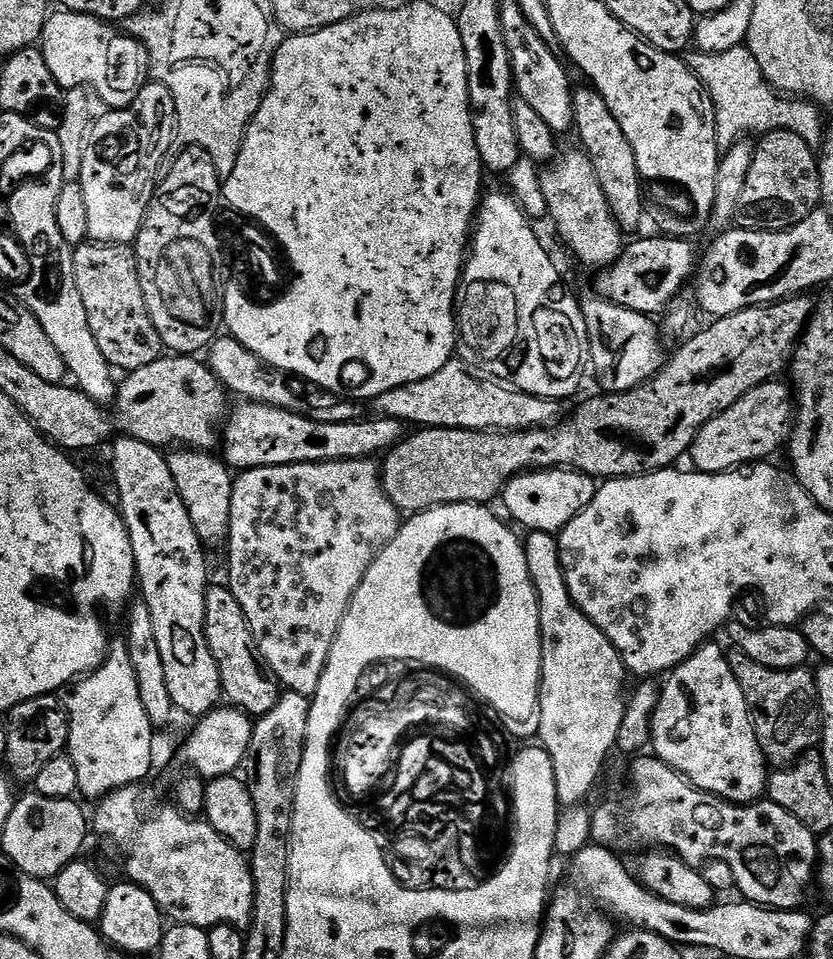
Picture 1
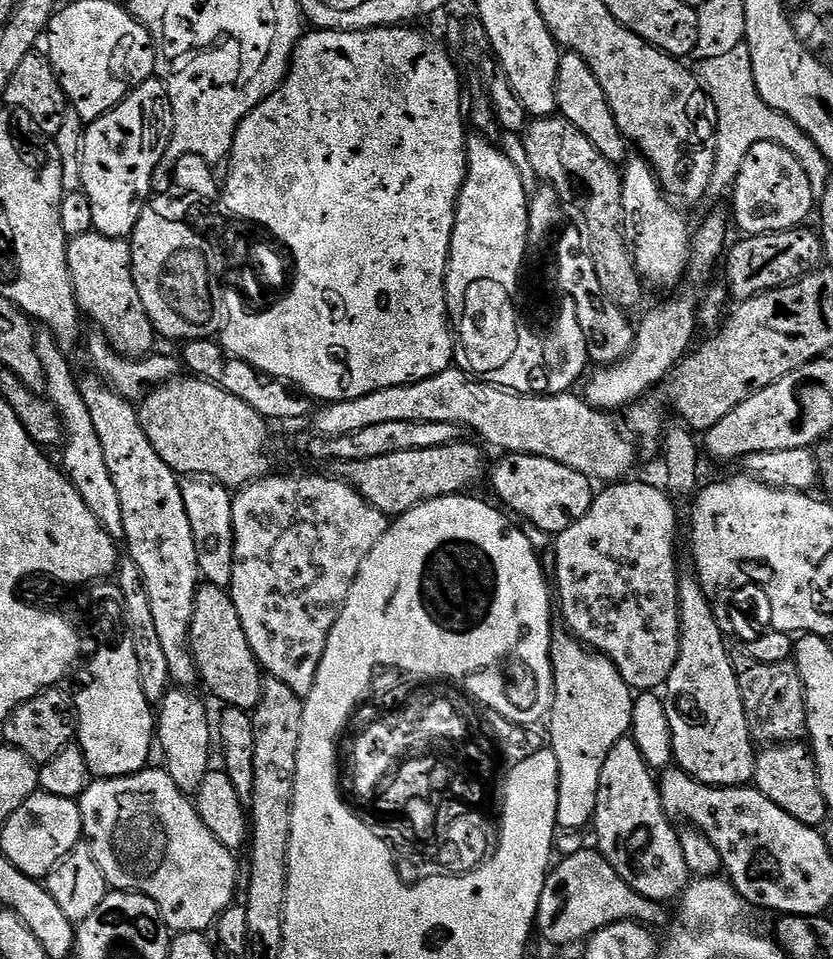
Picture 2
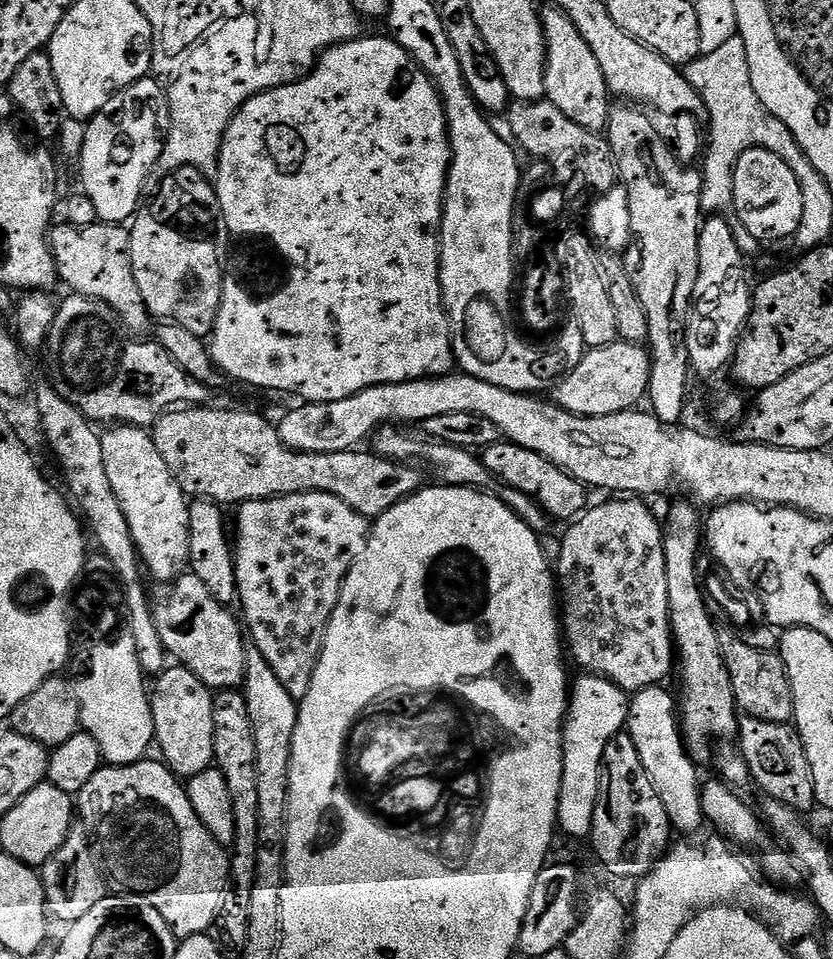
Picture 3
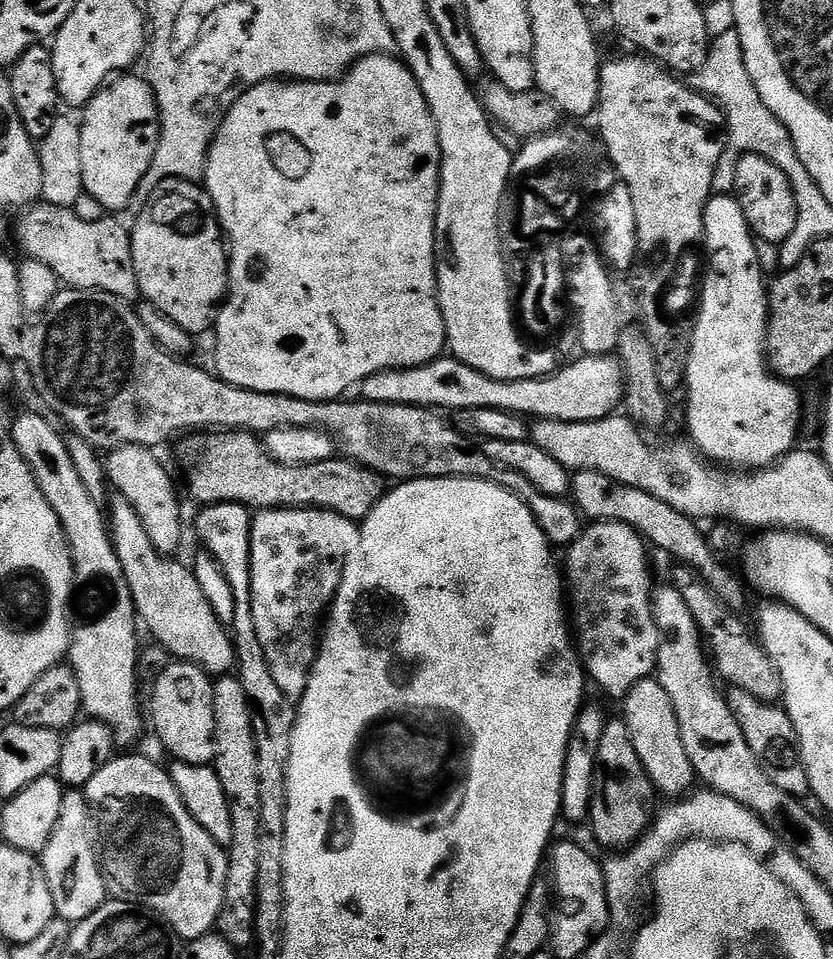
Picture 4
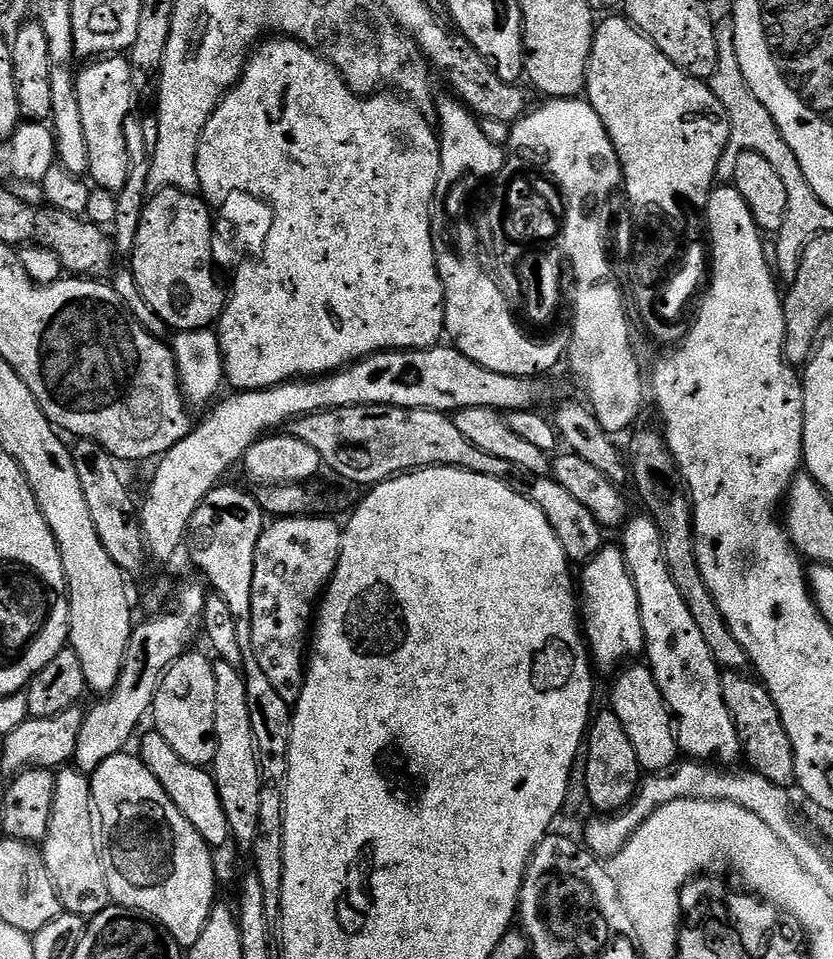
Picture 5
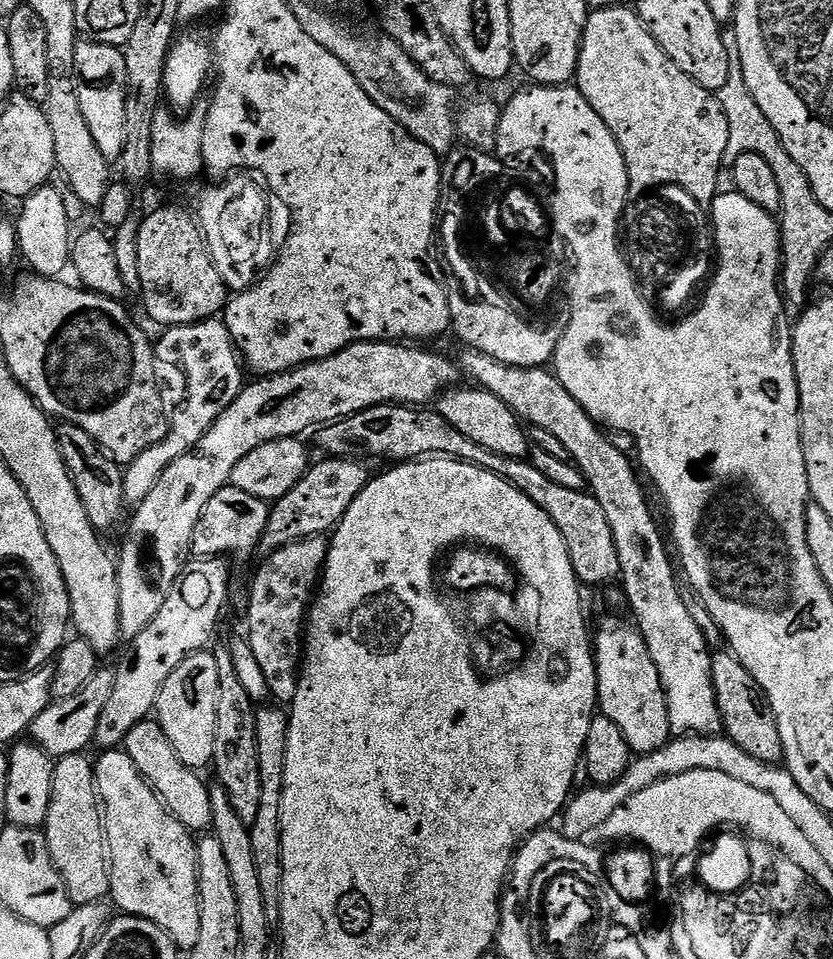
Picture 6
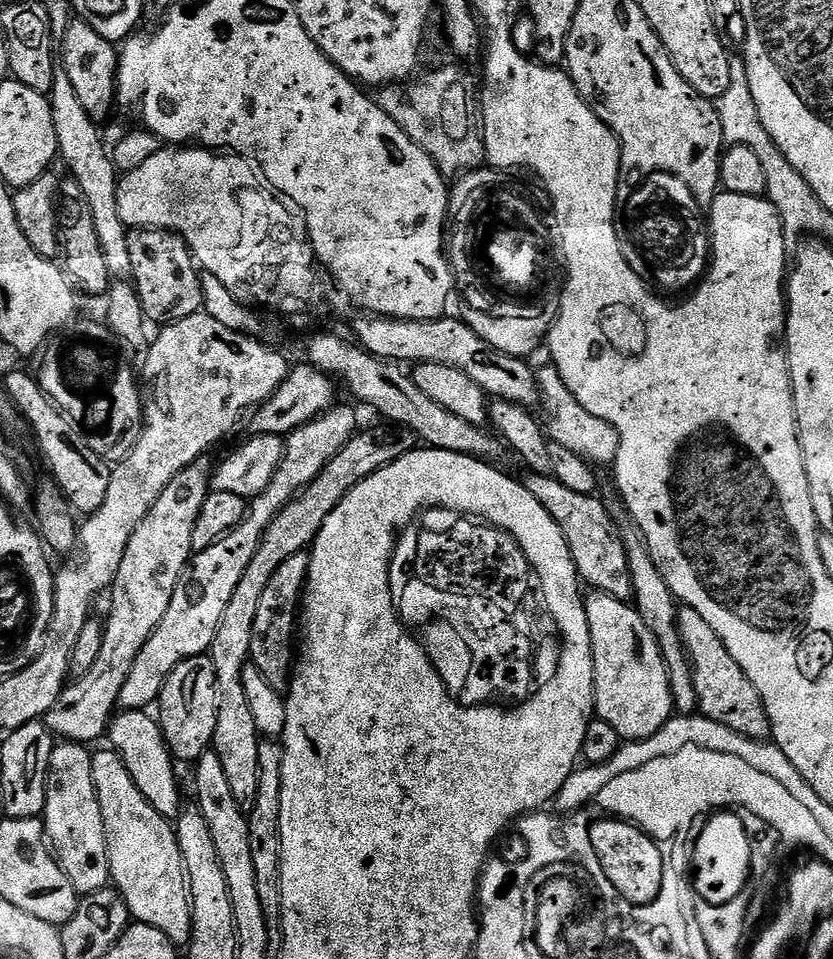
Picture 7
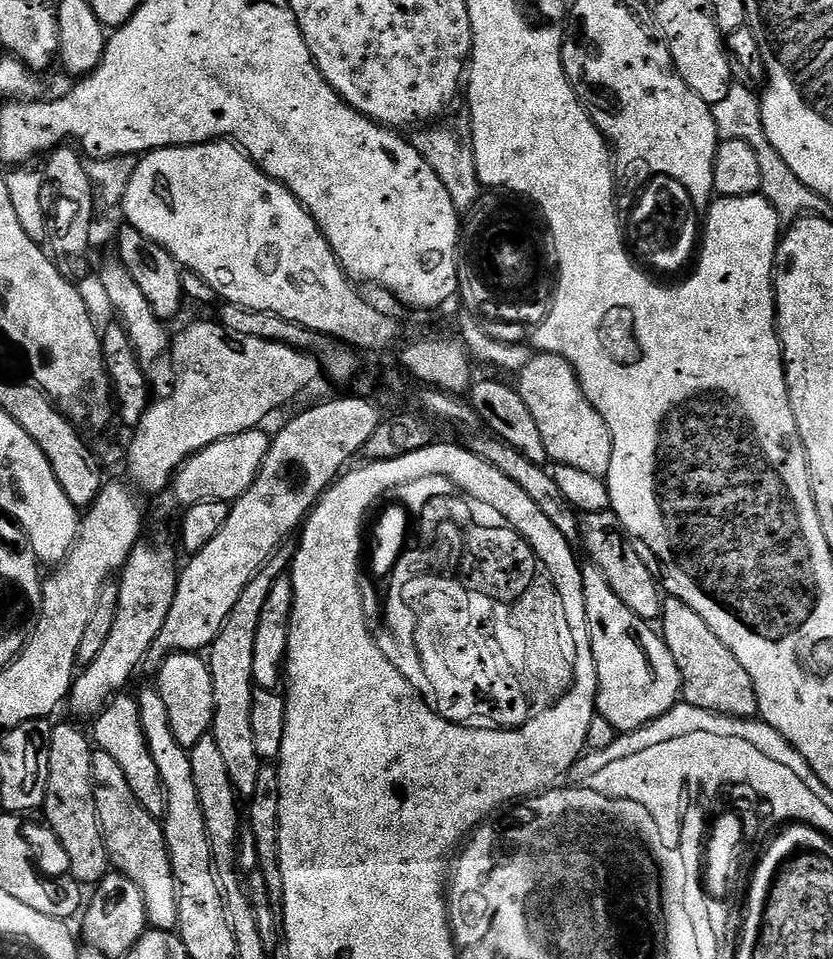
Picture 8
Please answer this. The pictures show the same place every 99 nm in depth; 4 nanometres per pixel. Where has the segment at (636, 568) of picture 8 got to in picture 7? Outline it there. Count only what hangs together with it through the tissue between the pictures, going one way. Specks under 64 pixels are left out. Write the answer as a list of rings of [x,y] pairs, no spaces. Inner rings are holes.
[[[532,472],[528,474],[528,477],[523,477],[522,483],[527,486],[530,490],[530,494],[534,494],[534,498],[538,498],[538,502],[542,502],[542,506],[544,509],[548,511],[550,514],[550,518],[554,518],[554,522],[558,522],[558,526],[562,530],[562,534],[566,538],[566,542],[568,543],[568,549],[570,550],[570,558],[574,562],[574,566],[576,567],[576,575],[580,577],[581,581],[585,585],[588,584],[592,587],[592,590],[595,590],[597,593],[606,595],[606,596],[613,596],[614,598],[618,598],[619,600],[623,600],[625,602],[631,601],[633,599],[632,591],[634,590],[634,582],[632,581],[632,575],[630,574],[630,562],[626,558],[626,546],[624,545],[624,540],[620,536],[620,527],[612,521],[612,515],[608,512],[607,503],[602,499],[599,500],[599,495],[593,494],[587,496],[586,494],[577,494],[575,493],[574,489],[570,486],[566,486],[562,481],[556,479],[555,476],[543,476],[542,474],[538,474],[537,472]]]

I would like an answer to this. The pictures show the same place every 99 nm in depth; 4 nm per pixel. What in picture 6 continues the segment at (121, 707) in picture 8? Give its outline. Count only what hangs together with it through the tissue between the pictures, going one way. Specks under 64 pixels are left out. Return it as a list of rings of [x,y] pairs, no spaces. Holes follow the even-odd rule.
[[[155,718],[140,720],[130,734],[126,734],[122,745],[123,752],[128,755],[130,762],[138,766],[138,774],[156,791],[160,801],[186,826],[193,834],[204,834],[212,827],[213,807],[210,802],[210,787],[197,769],[186,766],[178,754],[174,754],[174,746],[170,746],[170,738],[162,730]]]

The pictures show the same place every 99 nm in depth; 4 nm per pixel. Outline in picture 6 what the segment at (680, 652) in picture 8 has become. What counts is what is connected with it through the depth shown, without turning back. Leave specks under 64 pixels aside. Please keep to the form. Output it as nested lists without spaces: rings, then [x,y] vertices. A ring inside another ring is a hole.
[[[717,651],[712,657],[712,681],[716,705],[724,723],[723,735],[732,740],[734,746],[746,750],[750,758],[758,758],[760,762],[773,766],[779,765],[784,758],[782,734],[778,734],[778,722],[774,718],[768,695],[762,686],[758,686],[758,682],[754,682],[754,674],[742,666],[738,657],[732,655],[731,651],[723,651]]]

